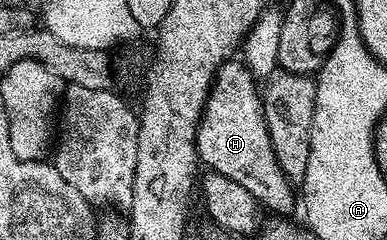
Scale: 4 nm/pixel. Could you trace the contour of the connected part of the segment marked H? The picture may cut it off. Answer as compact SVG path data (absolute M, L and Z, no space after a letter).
M227 60L218 69L218 75L210 85L202 119L198 121L194 147L203 167L210 166L206 168L213 173L228 176L228 180L236 180L240 188L248 188L259 207L266 209L267 206L271 215L290 216L293 212L294 202L296 206L295 187L284 176L276 160L276 152L272 152L259 83L241 61Z

